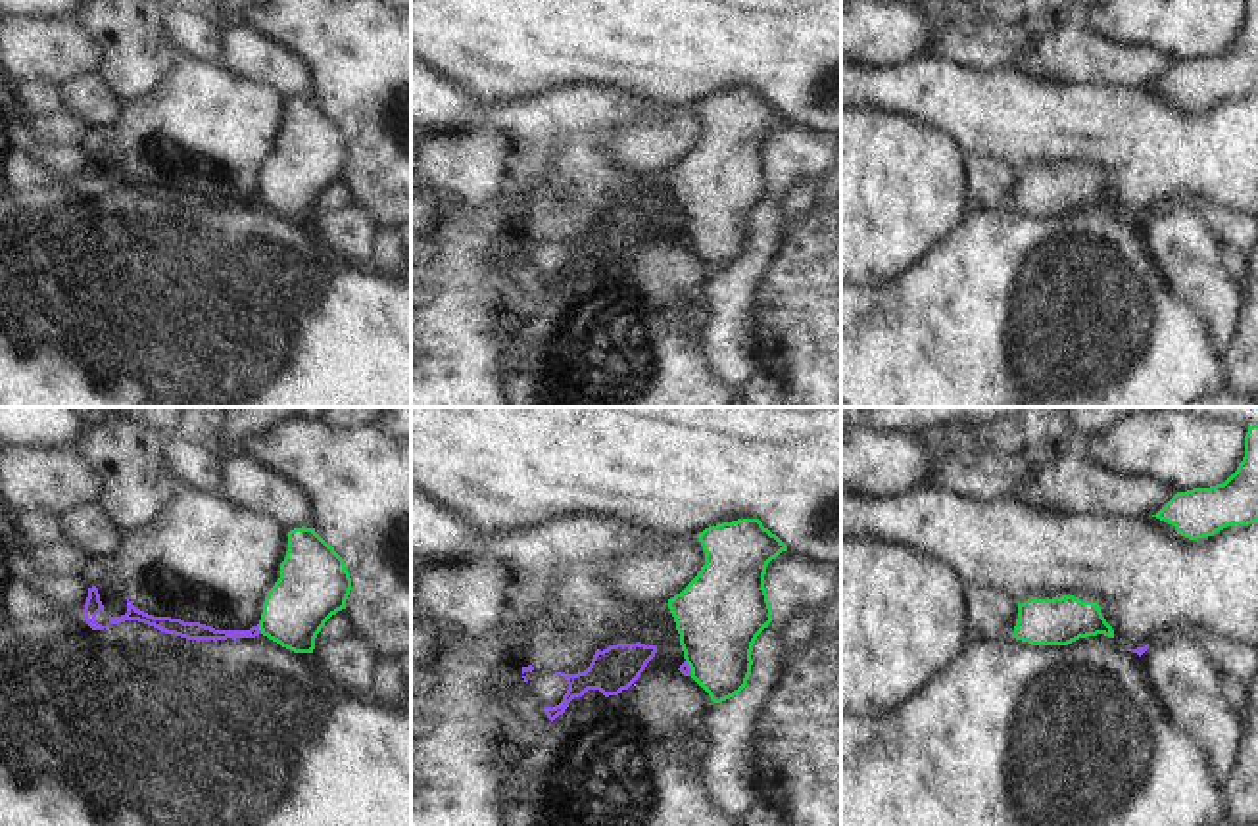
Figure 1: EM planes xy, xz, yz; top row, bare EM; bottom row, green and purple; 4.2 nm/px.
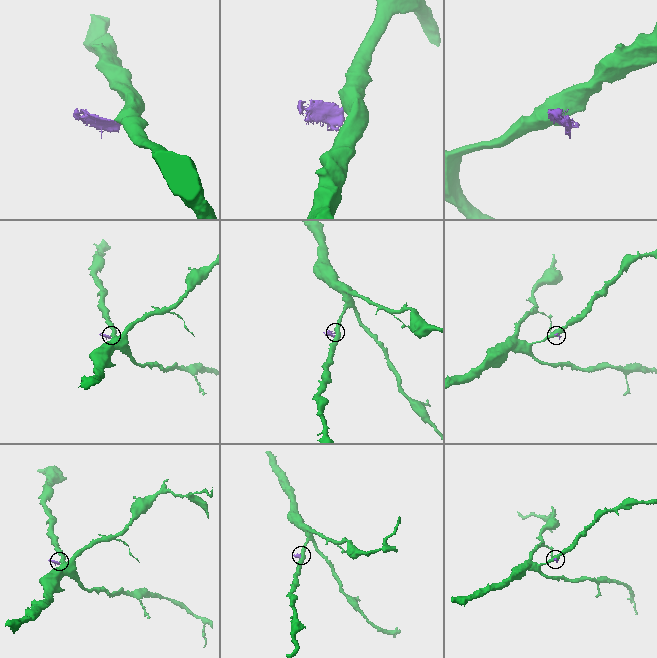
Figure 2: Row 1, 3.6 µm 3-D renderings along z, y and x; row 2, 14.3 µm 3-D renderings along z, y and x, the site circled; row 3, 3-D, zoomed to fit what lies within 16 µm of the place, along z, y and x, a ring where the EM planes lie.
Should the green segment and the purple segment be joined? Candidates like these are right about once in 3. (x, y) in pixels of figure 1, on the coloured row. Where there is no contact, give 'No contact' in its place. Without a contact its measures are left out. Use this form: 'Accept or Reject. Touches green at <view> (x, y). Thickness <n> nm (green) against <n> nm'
Reject. Touches green at xy (260, 629). Thickness 280 nm (green) against 60 nm.

